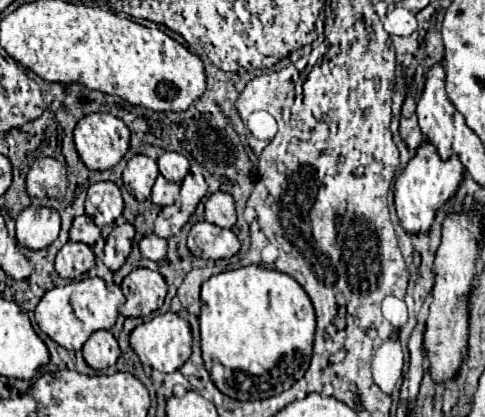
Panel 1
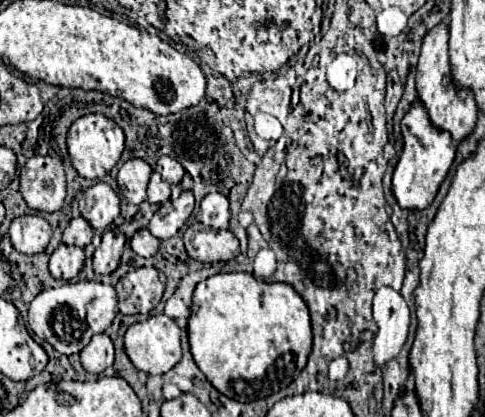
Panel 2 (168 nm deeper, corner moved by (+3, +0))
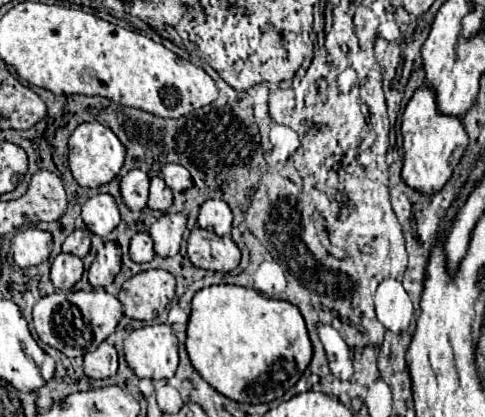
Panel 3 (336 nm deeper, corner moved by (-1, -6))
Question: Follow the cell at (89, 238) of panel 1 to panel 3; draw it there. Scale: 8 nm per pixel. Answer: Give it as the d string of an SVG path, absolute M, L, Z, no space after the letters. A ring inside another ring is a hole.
M75 229L63 243L63 253L71 253L77 257L85 257L89 253L91 241L89 241L89 233L83 229Z

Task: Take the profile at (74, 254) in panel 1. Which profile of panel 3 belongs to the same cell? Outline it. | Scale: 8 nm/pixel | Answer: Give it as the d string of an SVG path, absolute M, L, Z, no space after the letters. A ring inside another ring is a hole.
M59 253L51 265L51 281L57 289L69 291L83 275L83 261L77 255Z

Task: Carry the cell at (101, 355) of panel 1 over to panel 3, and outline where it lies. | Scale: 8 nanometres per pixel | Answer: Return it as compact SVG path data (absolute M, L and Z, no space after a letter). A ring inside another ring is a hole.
M103 341L95 351L85 355L83 371L89 379L107 379L117 373L117 351L109 341Z

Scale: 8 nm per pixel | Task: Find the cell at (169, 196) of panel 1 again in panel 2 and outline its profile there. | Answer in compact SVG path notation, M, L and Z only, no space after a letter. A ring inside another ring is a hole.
M159 173L151 175L149 181L149 189L147 189L147 201L149 203L165 203L171 195L171 185L167 181L161 179Z

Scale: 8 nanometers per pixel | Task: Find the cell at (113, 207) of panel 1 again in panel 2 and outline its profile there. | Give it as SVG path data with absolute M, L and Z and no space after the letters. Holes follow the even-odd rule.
M95 183L81 195L79 211L93 229L103 229L119 217L119 197L107 183Z

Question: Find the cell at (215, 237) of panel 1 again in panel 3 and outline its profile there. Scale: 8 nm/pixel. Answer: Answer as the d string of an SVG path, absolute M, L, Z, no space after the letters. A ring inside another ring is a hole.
M195 227L187 241L187 255L195 267L209 271L231 271L241 261L241 251L235 241L225 235L219 237L213 231Z

